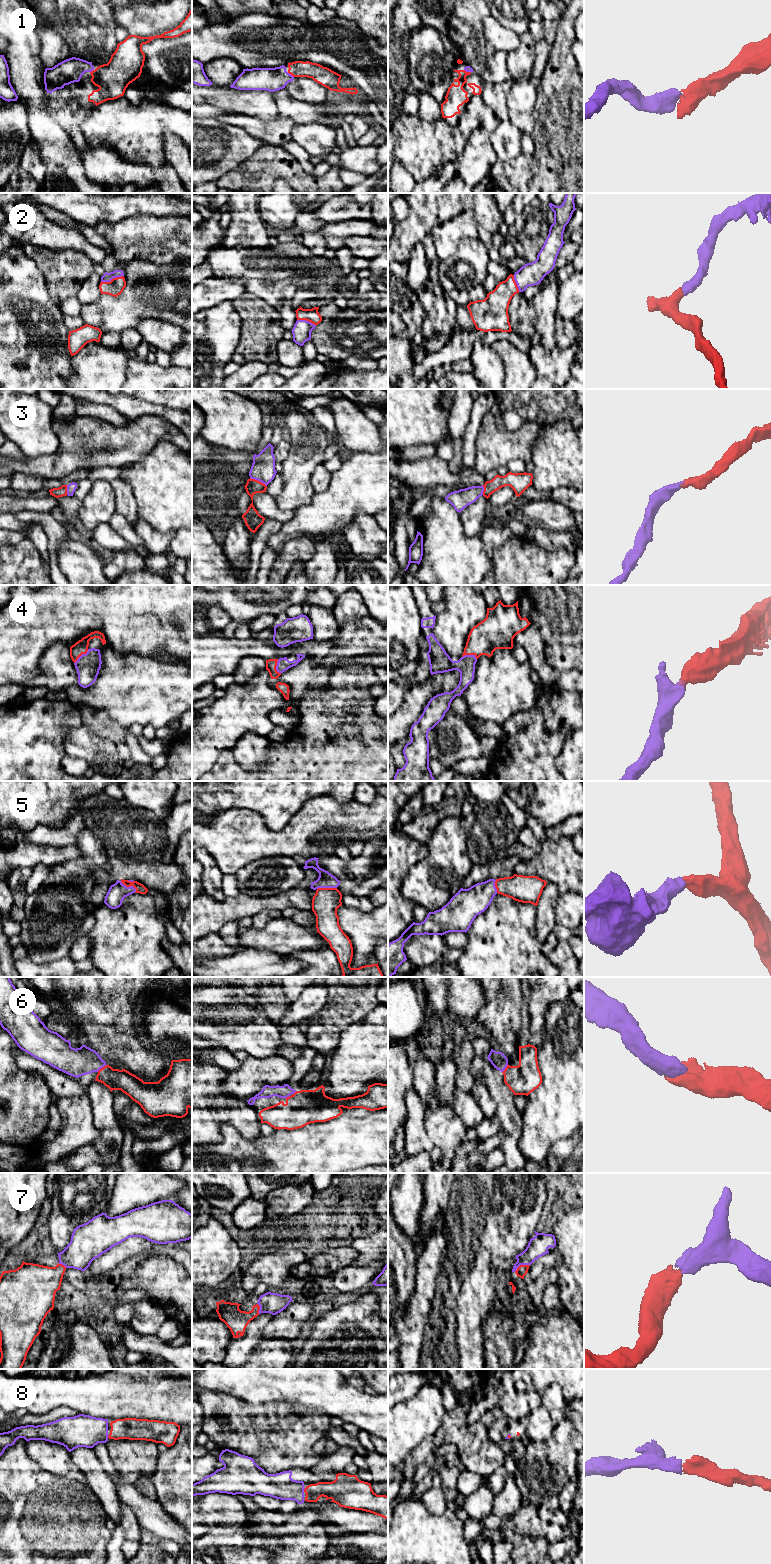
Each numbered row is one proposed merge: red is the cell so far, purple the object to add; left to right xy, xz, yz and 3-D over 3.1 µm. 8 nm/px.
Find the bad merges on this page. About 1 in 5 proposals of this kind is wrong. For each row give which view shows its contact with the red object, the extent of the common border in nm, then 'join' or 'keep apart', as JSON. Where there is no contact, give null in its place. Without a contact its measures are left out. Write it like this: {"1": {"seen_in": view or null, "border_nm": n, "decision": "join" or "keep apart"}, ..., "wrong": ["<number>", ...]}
{"1": {"seen_in": "xz", "border_nm": 70, "decision": "join"}, "2": {"seen_in": "xy", "border_nm": 190, "decision": "join"}, "3": {"seen_in": "xz", "border_nm": 150, "decision": "join"}, "4": {"seen_in": "xy", "border_nm": 170, "decision": "join"}, "5": {"seen_in": "xy", "border_nm": 160, "decision": "join"}, "6": {"seen_in": "xy", "border_nm": 90, "decision": "join"}, "7": {"seen_in": "yz", "border_nm": 140, "decision": "join"}, "8": {"seen_in": "xz", "border_nm": 40, "decision": "join"}, "wrong": []}

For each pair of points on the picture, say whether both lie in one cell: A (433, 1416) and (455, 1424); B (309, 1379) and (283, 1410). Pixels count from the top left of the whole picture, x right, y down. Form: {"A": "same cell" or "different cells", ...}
{"A": "different cells", "B": "different cells"}

